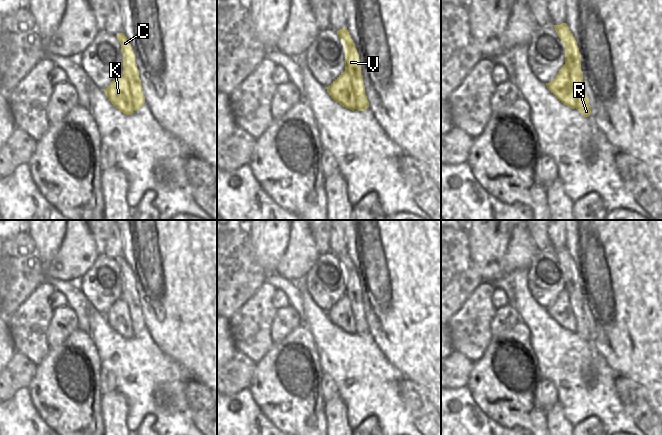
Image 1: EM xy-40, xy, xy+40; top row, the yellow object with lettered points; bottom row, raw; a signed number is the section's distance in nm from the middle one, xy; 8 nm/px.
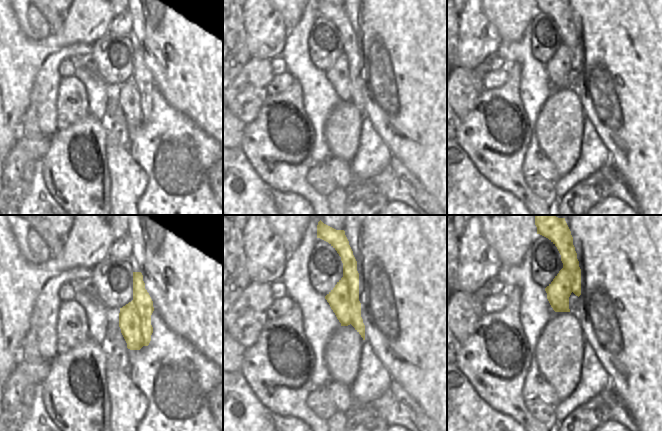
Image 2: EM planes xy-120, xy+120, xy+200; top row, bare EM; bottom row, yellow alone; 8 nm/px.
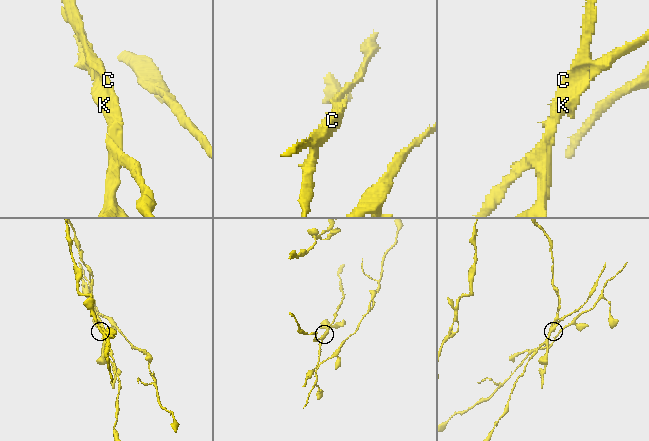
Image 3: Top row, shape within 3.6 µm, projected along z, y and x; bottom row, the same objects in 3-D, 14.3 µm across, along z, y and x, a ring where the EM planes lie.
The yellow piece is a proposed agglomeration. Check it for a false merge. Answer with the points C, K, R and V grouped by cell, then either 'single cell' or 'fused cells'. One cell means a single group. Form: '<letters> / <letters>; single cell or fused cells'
C R V / K; fused cells

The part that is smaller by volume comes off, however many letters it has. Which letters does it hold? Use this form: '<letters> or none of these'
K

